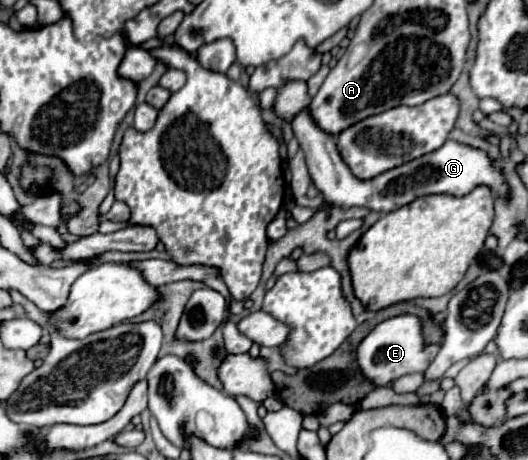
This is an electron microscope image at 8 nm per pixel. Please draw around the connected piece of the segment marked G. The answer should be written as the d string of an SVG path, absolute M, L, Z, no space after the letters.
M302 110L294 120L292 120L292 130L294 136L300 142L300 148L304 150L306 164L310 170L310 176L314 180L314 186L322 192L324 200L328 204L334 204L342 210L348 210L352 206L364 206L374 212L392 212L398 210L400 206L412 202L418 196L428 196L428 194L450 194L450 196L466 196L472 192L476 186L484 184L490 186L494 194L506 194L508 186L502 178L500 172L500 160L490 160L486 152L470 148L466 144L448 140L442 148L424 154L416 160L410 160L398 168L392 168L390 172L384 172L382 176L370 178L370 180L358 180L350 168L342 162L338 150L336 150L336 140L334 136L322 132L308 110Z

